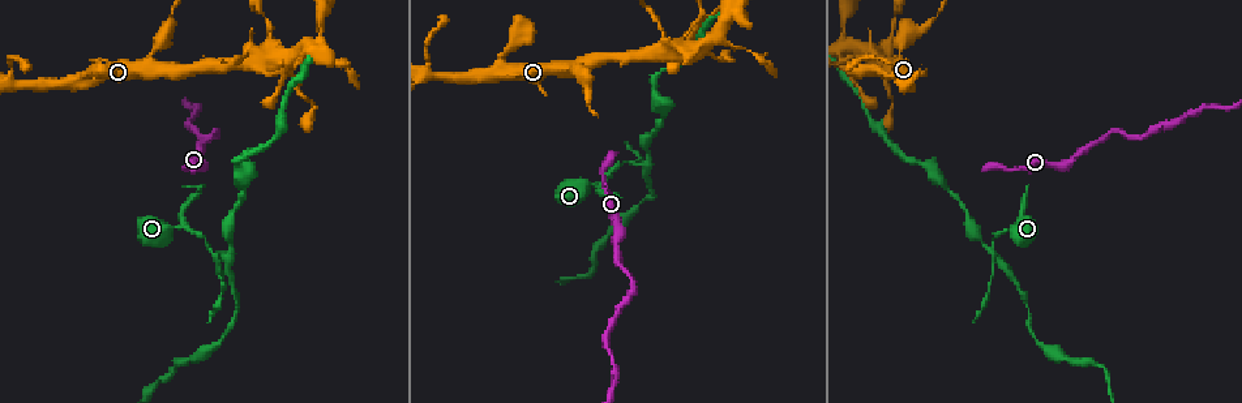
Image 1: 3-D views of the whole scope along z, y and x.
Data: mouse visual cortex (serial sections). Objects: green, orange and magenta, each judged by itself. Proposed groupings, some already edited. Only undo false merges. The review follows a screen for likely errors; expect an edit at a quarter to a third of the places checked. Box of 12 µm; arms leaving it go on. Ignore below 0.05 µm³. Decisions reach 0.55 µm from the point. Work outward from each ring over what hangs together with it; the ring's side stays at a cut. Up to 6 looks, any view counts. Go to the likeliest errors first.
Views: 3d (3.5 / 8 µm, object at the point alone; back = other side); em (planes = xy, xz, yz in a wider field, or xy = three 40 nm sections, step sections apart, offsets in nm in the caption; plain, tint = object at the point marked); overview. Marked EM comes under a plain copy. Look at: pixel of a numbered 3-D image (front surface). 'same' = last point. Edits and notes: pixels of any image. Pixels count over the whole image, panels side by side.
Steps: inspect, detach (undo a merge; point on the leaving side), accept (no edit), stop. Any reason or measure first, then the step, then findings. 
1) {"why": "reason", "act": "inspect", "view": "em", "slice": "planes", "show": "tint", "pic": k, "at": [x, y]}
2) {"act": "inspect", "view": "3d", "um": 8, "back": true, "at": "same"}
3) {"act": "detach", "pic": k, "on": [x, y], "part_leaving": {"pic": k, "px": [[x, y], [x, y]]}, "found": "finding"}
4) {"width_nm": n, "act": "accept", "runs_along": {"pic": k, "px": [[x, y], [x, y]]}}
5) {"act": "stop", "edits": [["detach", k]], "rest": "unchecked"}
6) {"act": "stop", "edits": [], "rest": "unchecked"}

{"why": "sharp bend", "act": "inspect", "view": "3d", "um": 3.5, "pic": 1, "at": [231, 256]}

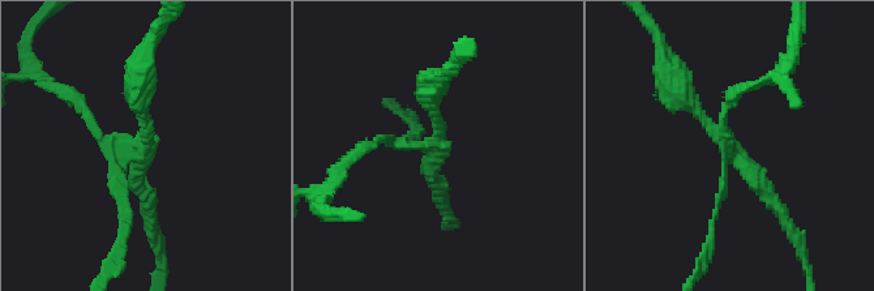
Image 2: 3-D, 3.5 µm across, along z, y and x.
{"why": "now the EM", "act": "inspect", "view": "em", "slice": "planes", "show": "tint", "pic": 2, "at": [140, 148]}

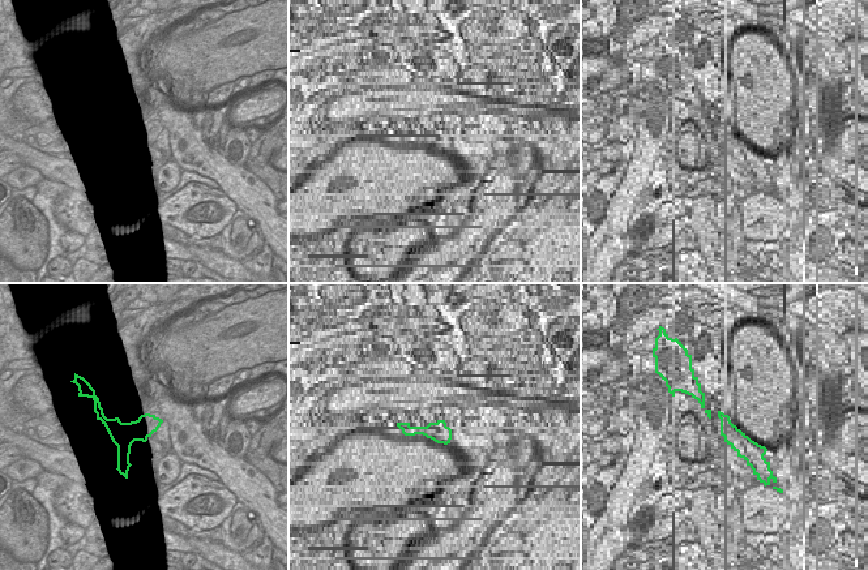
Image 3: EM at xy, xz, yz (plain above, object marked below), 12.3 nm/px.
{"act": "accept", "runs_along": {"pic": 2, "px": [[371, 146], [438, 140], [431, 86]]}, "found": "one cell here"}

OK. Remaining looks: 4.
{"why": "abrupt turn", "act": "inspect", "view": "3d", "um": 8, "pic": 1, "at": [435, 77]}

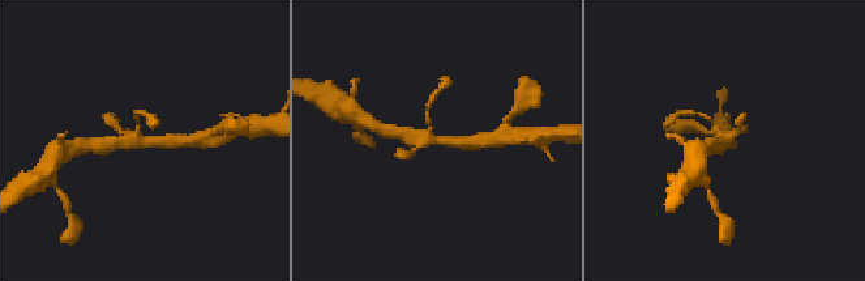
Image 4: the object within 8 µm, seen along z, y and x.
{"act": "inspect", "view": "em", "slice": "planes", "show": "tint", "pic": 4, "at": [141, 140]}

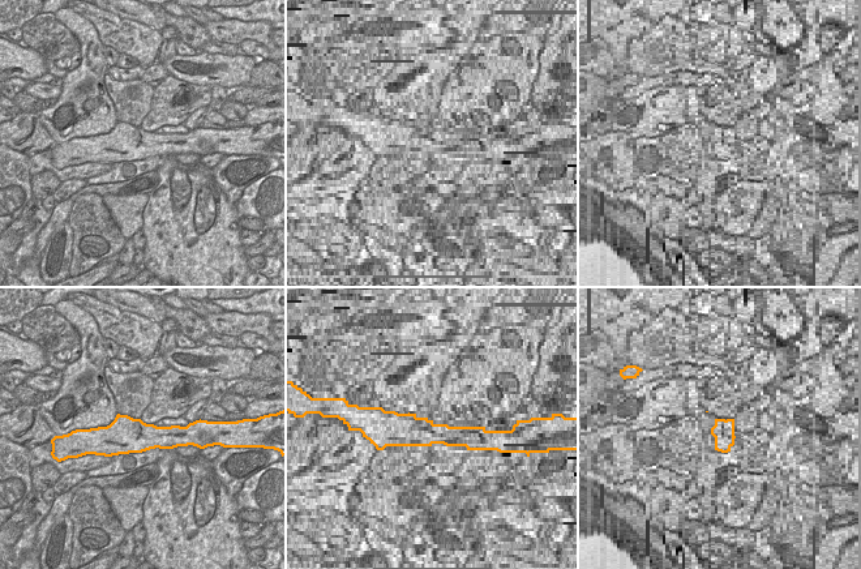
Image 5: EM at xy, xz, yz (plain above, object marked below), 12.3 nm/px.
{"width_nm": 460, "act": "accept", "runs_along": {"pic": 4, "px": [[474, 144], [433, 140], [428, 115]]}, "found": "one cell here"}

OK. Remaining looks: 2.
{"why": "abrupt turn", "act": "inspect", "view": "em", "slice": "xy", "step": 1, "show": "tint", "pic": 1, "at": [635, 289]}

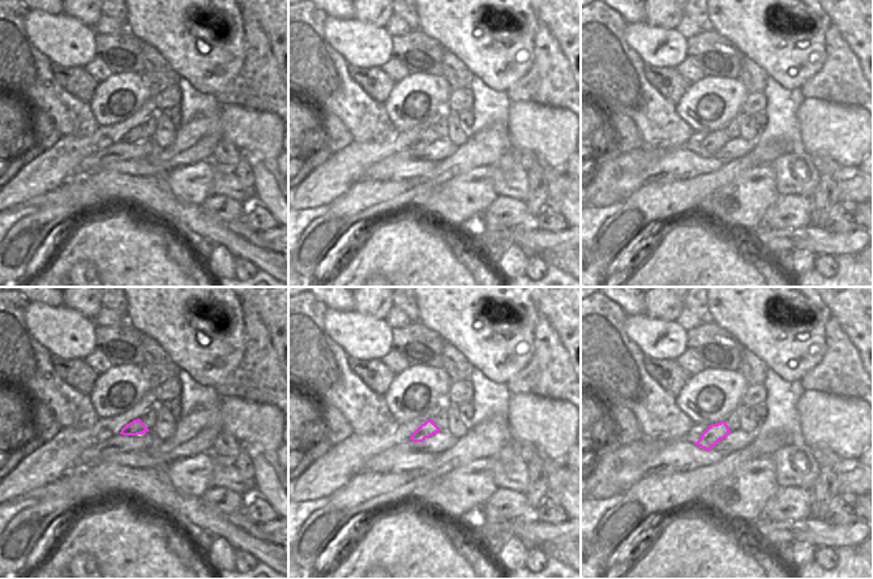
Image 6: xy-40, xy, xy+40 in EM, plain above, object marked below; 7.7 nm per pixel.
{"act": "inspect", "view": "3d", "um": 3.5, "at": "same"}

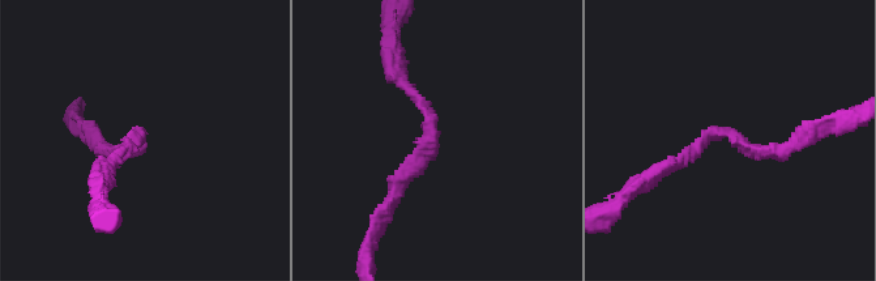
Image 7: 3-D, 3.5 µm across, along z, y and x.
{"arm_widths_nm": [150, 200], "act": "accept", "runs_along": {"pic": 7, "px": [[662, 169], [713, 132], [763, 153], [790, 149]]}, "found": "one cell here"}

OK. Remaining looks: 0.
{"act": "stop", "edits": [], "rest": "unchecked"}

